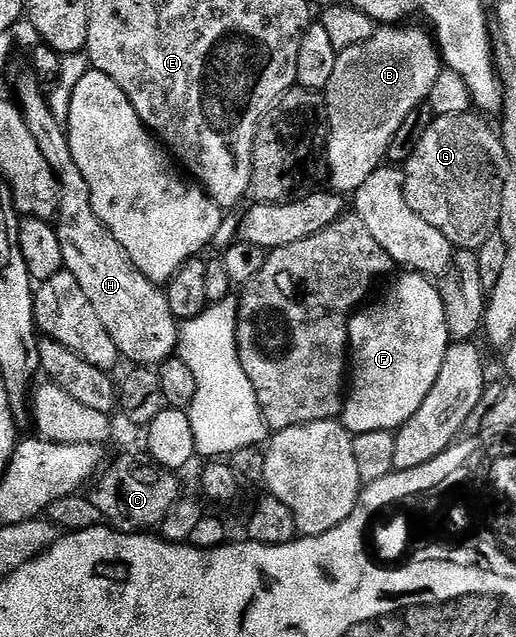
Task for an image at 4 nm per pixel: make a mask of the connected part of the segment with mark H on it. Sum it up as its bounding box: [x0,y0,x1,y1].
[18,76,180,368]

